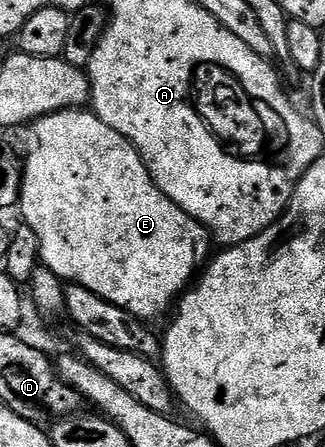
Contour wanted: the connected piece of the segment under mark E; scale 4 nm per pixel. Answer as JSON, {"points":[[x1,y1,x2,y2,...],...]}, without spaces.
{"points":[[83,108,63,109,57,113,48,113,45,117,40,117,27,126,26,133,28,133,28,158,25,156,22,161,18,213,24,216,23,224,34,231,43,265,50,267,50,271,54,271,54,275,58,275,61,281,81,285,86,287,86,291,94,291,94,295,114,303,114,307,122,307,126,311,130,311,130,315,134,315,139,321,152,323,155,317,162,316,164,312,167,314,177,304,181,294,193,284,201,266,209,260,208,240,210,241,210,234,208,230,190,215,186,215,186,211,182,211,182,207,175,205,153,183,152,175,145,167,144,160,140,158,136,148,122,135,118,135,118,131,114,131,114,127,102,123,102,119,98,119,95,113,85,111]]}

